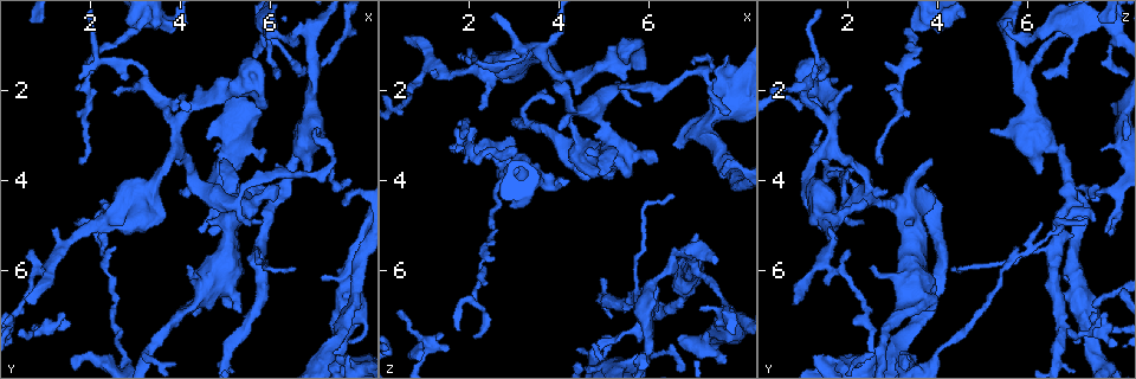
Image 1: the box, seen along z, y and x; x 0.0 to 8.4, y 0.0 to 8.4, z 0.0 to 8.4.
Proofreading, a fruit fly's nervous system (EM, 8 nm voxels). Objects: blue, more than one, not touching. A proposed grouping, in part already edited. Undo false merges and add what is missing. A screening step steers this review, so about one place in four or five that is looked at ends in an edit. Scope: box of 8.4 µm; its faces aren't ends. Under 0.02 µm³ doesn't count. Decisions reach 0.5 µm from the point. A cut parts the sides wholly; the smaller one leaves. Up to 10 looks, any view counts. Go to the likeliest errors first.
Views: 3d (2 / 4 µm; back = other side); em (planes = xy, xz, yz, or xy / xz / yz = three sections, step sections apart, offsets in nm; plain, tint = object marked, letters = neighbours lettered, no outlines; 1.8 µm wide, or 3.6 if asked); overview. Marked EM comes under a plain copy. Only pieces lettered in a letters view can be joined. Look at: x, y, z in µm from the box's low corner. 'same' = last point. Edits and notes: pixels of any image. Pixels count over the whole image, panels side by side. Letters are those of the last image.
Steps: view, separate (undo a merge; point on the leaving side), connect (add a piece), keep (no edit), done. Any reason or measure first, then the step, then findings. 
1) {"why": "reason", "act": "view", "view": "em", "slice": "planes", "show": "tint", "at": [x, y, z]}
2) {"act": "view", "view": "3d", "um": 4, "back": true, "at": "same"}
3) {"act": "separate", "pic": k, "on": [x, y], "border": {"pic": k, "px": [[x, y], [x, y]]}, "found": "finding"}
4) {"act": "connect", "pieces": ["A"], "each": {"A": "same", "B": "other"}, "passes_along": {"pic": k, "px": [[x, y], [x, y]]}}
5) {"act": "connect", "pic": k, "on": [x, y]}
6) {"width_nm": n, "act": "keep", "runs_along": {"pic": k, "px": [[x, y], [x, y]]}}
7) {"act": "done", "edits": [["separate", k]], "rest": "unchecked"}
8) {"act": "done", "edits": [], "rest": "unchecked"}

{"why": "free end", "act": "view", "view": "3d", "um": 4, "at": [7.70, 4.55, 3.70]}

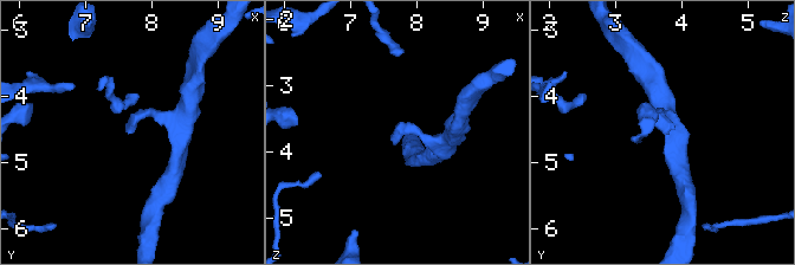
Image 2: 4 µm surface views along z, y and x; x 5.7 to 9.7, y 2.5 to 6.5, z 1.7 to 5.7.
{"act": "view", "view": "em", "slice": "planes", "show": "letters", "at": [7.65, 4.55, 3.70]}

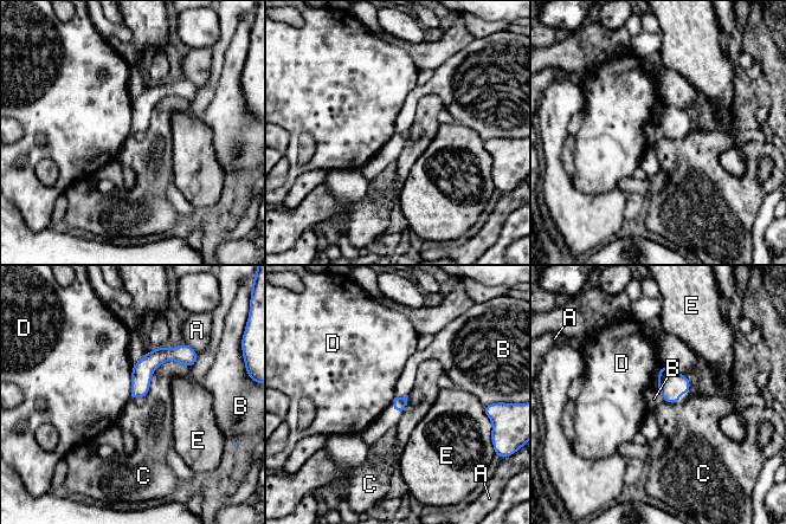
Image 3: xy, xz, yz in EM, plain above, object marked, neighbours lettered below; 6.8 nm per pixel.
{"act": "keep", "each": {"A": "other", "B": "other", "C": "other", "D": "other", "E": "other"}, "found": "no lettered piece goes on from it"}

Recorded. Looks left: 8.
{"why": "abrupt turn", "act": "view", "view": "em", "slice": "xz", "step": 8, "show": "tint", "at": [6.70, 3.15, 6.25]}

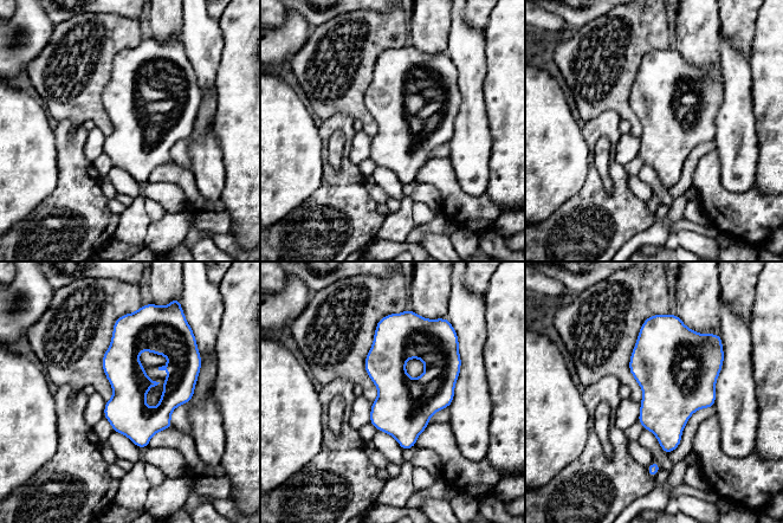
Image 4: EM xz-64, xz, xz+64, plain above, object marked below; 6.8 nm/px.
{"act": "view", "view": "em", "slice": "planes", "show": "letters", "at": "same"}

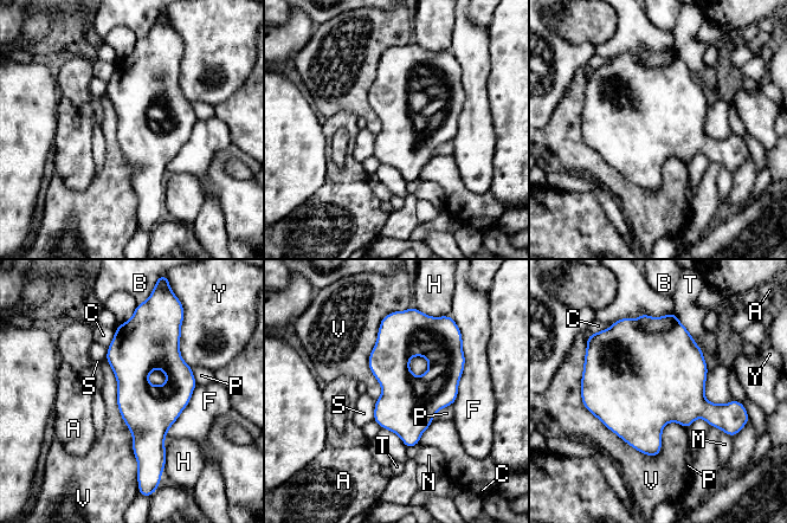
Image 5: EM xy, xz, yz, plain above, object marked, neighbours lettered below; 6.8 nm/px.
{"act": "keep", "each": {"A": "other", "B": "other", "C": "other", "F": "other", "H": "other", "M": "other", "N": "other", "P": "other", "S": "other", "T": "other", "V": "other", "Y": "other"}, "runs_along": {"pic": 5, "px": [[137, 321], [144, 462]]}, "found": "all the same neuron"}

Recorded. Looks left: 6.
{"why": "branch stops here", "act": "view", "view": "3d", "um": 4, "at": [5.75, 2.30, 7.80]}

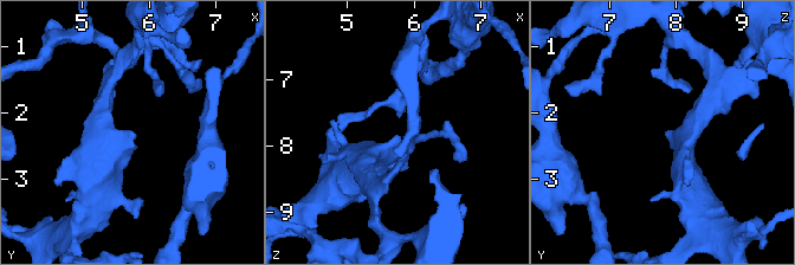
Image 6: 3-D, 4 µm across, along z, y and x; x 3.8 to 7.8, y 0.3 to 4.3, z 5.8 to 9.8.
{"act": "view", "view": "em", "slice": "xz", "step": 4, "show": "letters", "at": [5.80, 2.30, 7.85]}

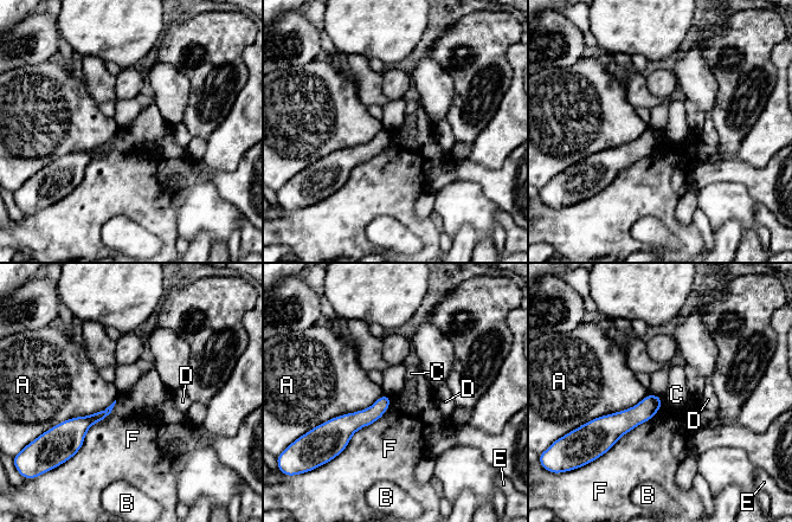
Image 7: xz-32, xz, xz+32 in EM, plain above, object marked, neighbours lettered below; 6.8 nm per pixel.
{"why": "cut it another way", "act": "view", "view": "em", "slice": "planes", "show": "letters", "at": "same"}

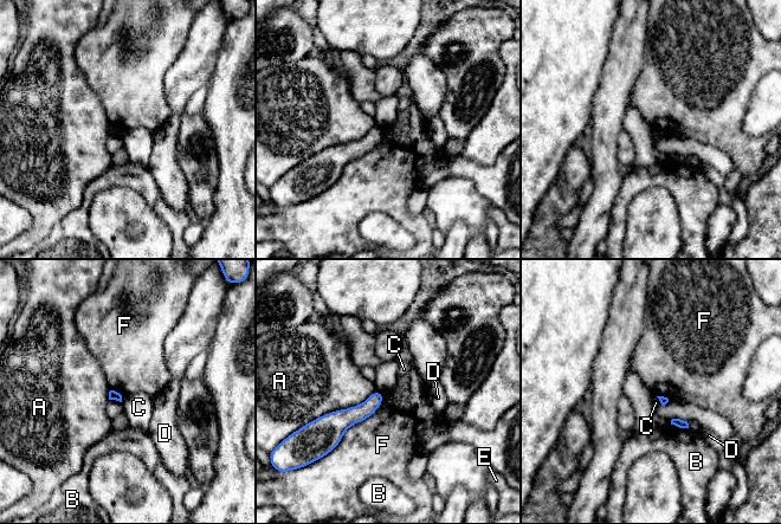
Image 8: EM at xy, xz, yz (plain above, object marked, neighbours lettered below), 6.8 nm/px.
{"act": "keep", "each": {"A": "other", "B": "other", "C": "other", "D": "other", "E": "other", "F": "other"}, "border": {"pic": 8, "px": [[382, 392], [331, 451]]}, "found": "no lettered piece goes on from it"}

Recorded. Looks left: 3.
{"why": "free end", "act": "view", "view": "em", "slice": "yz", "step": 4, "show": "letters", "at": [4.55, 5.20, 7.80]}

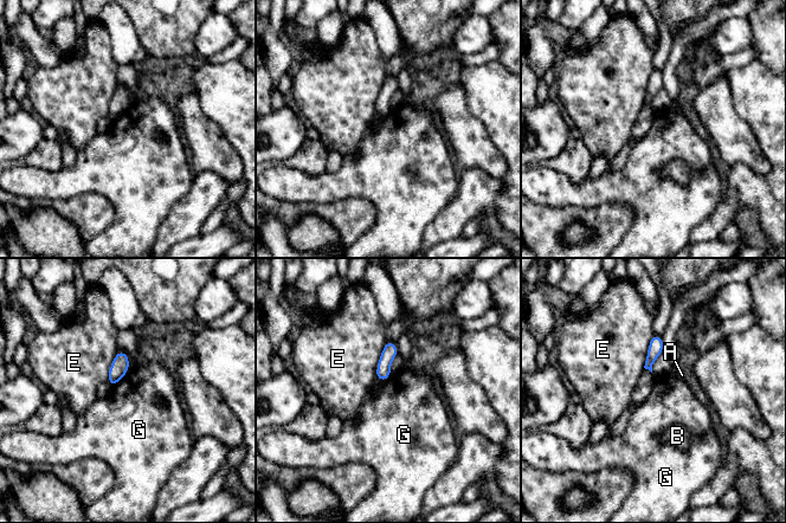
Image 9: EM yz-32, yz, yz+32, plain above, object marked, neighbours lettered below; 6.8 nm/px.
{"act": "keep", "each": {"A": "other", "B": "other", "E": "other", "G": "other"}, "border": {"pic": 9, "px": [[129, 369], [111, 387]]}, "found": "none of them fits"}

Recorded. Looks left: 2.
{"act": "done", "edits": [], "rest": "unchecked"}

